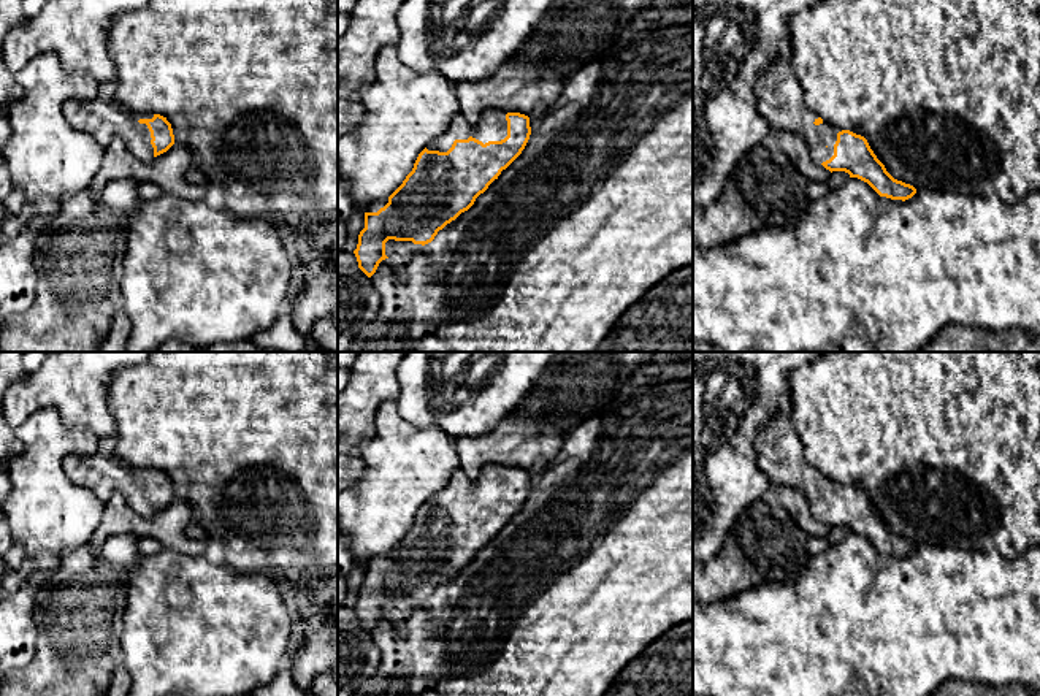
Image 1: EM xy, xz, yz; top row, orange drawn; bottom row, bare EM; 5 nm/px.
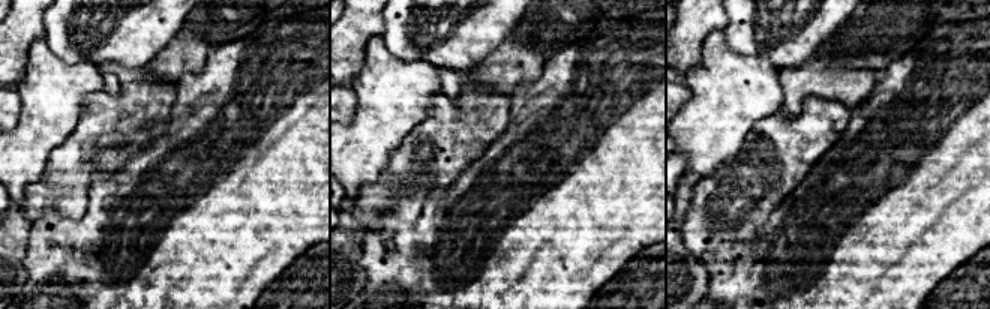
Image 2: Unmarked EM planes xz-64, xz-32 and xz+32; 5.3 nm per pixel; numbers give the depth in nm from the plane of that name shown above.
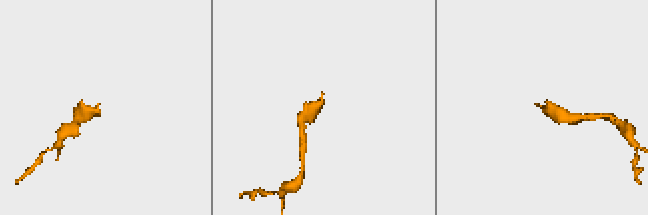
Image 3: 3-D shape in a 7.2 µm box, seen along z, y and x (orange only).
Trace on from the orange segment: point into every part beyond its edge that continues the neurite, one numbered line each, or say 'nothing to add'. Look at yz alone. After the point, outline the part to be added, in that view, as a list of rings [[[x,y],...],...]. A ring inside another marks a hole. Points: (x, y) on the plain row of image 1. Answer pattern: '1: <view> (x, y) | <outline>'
1: yz (779, 449) | [[[788,414],[775,415],[761,428],[755,441],[755,452],[756,463],[770,479],[770,484],[788,485],[801,490],[816,518],[823,518],[834,511],[837,488],[842,487],[842,484],[837,484],[826,476],[820,480],[813,479],[820,471],[807,463],[804,457],[804,444]]]

